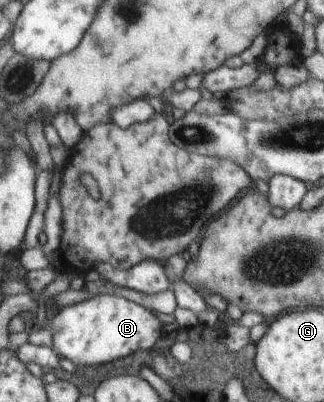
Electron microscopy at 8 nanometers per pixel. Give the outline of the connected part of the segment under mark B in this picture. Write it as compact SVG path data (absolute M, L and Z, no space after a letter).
M100 294L91 300L58 310L49 317L47 327L52 331L52 347L56 353L72 361L74 365L100 365L122 359L136 349L150 349L160 335L160 331L156 331L158 321L152 317L150 310L114 294Z

